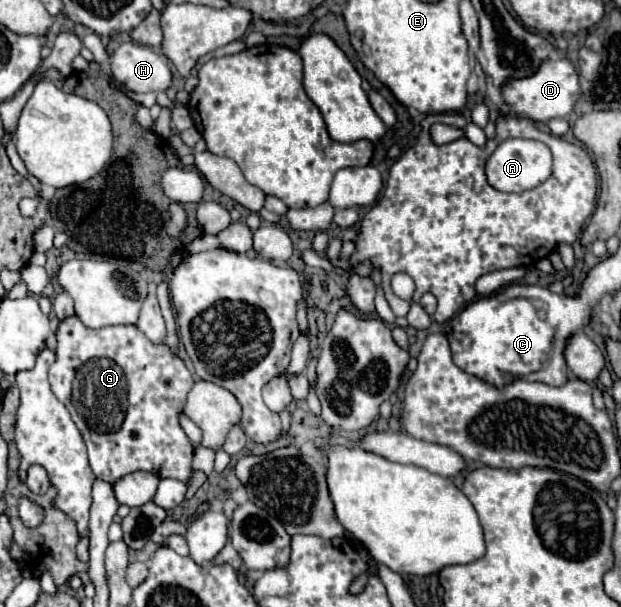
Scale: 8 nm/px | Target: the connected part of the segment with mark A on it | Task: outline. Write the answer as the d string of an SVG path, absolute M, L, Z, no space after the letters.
M506 139L496 151L486 159L486 179L488 183L504 193L522 193L544 183L552 173L552 153L550 149L534 139Z

